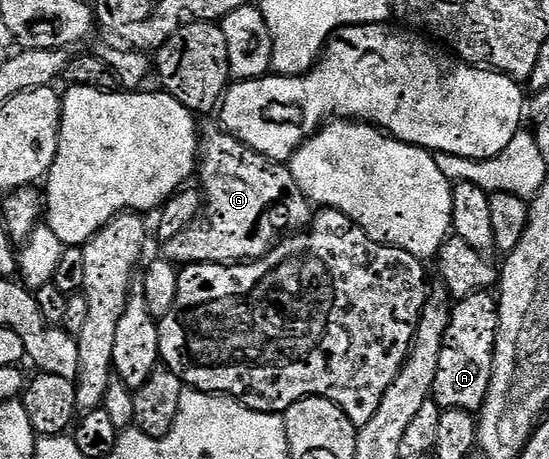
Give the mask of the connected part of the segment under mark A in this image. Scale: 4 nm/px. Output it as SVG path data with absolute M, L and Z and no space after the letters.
M474 292L459 301L452 310L446 347L440 356L433 401L445 411L464 410L475 413L486 403L494 378L495 346L498 344L498 300L491 293Z

